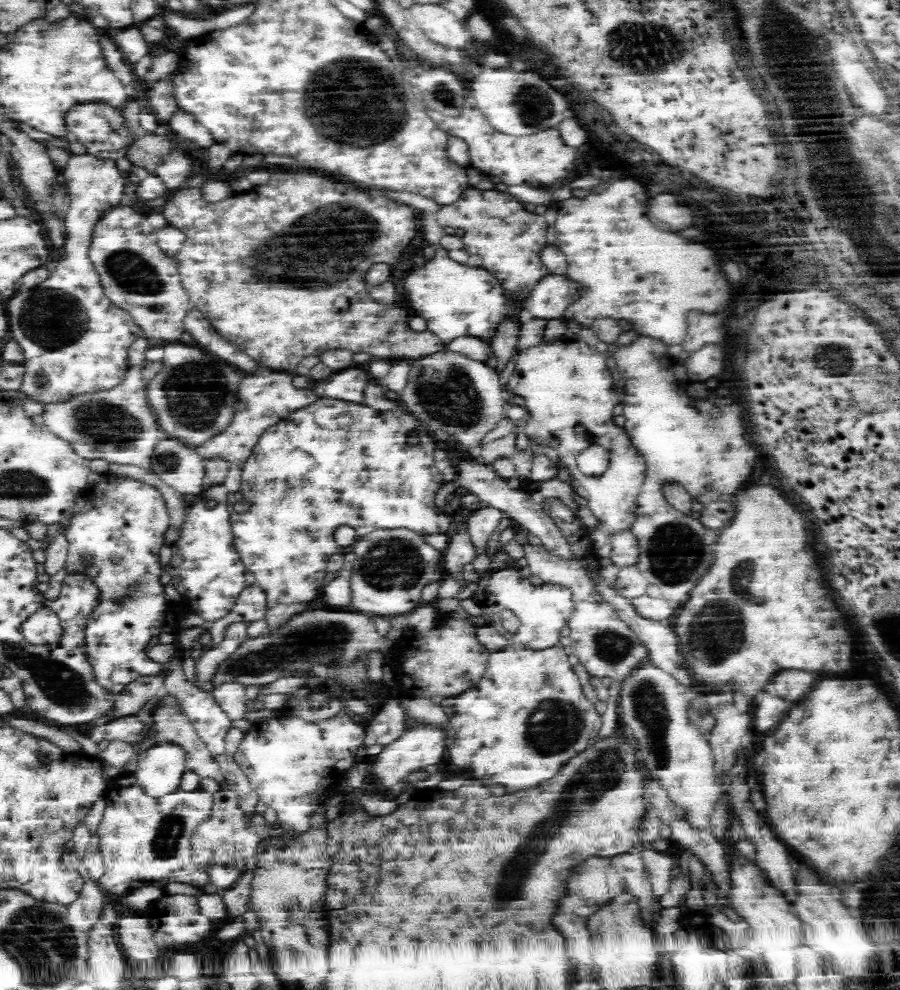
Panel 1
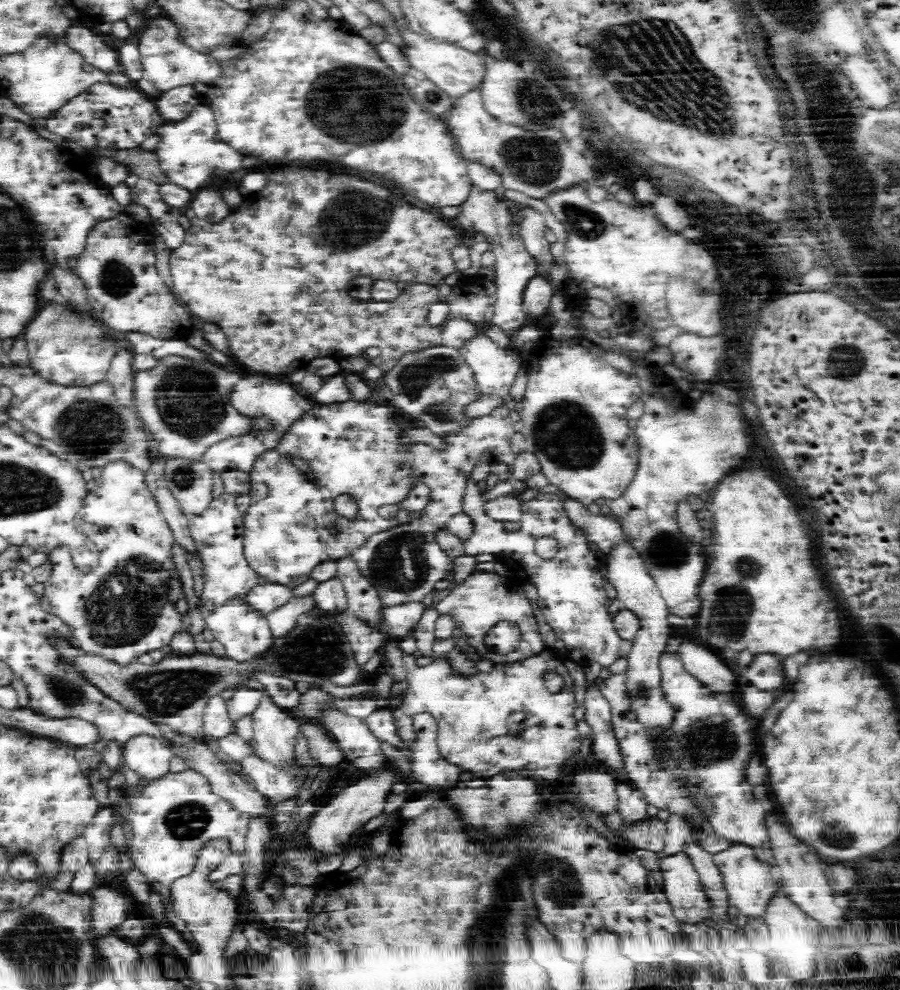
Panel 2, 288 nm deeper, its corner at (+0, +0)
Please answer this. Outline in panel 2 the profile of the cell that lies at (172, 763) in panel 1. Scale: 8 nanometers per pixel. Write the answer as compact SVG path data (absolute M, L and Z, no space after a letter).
M138 736L134 740L128 740L122 748L122 754L122 762L126 762L130 770L150 782L162 780L166 778L166 774L170 774L168 764L174 756L162 740L152 736Z

